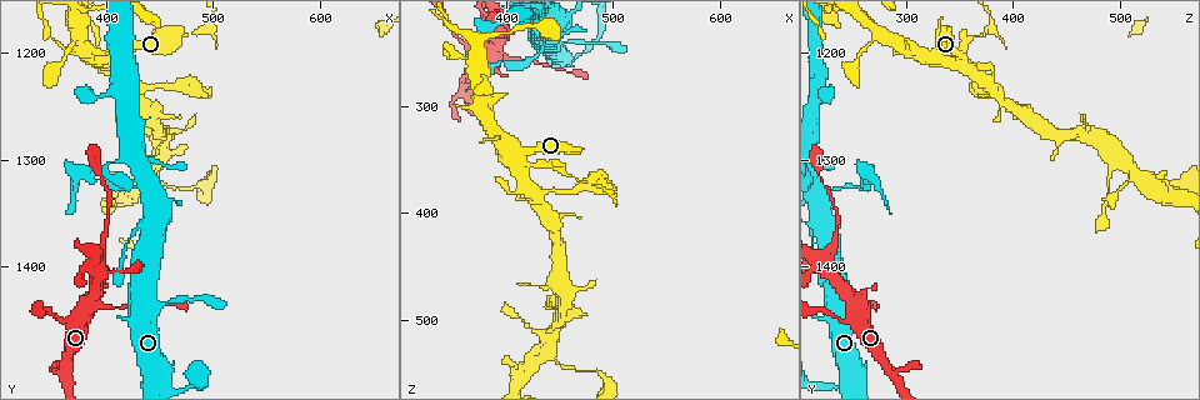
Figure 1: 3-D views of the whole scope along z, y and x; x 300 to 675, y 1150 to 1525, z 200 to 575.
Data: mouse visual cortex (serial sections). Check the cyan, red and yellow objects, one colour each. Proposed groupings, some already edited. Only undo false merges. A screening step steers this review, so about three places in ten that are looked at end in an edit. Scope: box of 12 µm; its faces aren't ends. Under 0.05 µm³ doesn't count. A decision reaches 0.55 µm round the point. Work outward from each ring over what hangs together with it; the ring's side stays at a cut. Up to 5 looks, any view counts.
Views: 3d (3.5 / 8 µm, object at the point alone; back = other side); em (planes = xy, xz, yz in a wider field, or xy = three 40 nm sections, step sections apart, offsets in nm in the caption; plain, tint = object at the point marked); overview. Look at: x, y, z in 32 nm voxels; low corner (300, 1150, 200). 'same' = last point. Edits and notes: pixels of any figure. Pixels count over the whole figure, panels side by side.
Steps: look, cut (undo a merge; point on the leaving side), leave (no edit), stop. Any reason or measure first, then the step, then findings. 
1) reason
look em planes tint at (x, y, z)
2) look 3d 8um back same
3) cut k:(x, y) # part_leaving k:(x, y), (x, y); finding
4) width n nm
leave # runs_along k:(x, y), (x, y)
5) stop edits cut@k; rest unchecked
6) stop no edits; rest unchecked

sharp bend
look 3d 8um at (392, 1320, 260)

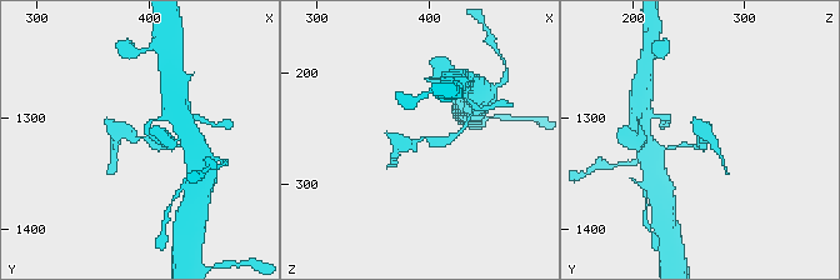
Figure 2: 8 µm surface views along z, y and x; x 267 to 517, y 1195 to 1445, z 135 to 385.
look 3d 3.5um back at (392, 1316, 260)

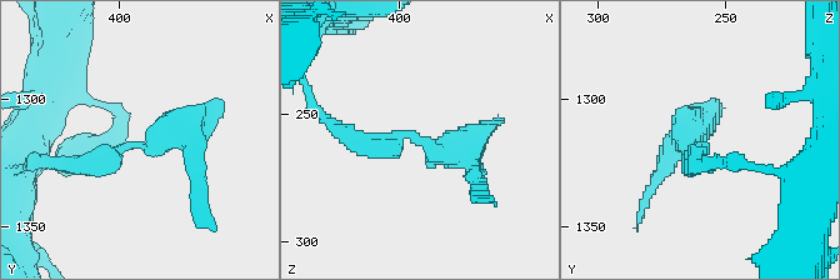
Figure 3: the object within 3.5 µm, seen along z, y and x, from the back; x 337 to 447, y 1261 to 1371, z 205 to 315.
arm_widths 250, 350 nm; now the EM
look em xy step 3 tint at (391, 1319, 262)

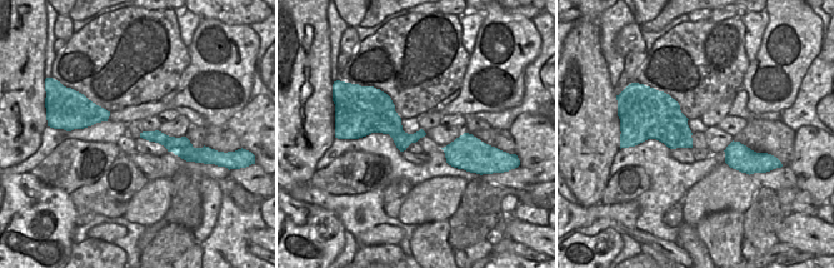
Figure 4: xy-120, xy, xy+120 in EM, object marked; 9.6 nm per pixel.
leave # continuous, no second cell

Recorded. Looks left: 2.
four-way junction
look 3d 3.5um at (414, 1208, 346)

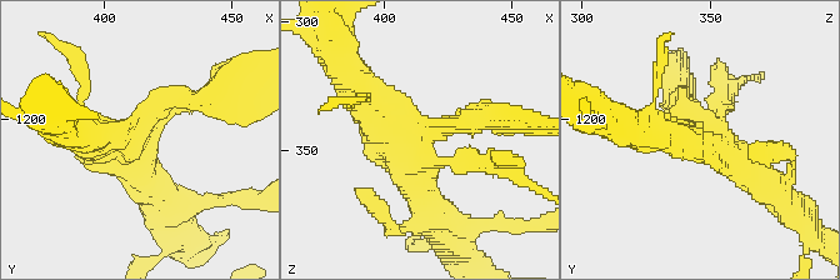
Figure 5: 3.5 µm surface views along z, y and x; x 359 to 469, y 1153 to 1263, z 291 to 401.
now the EM
look em xy step 5 tint at (411, 1207, 346)

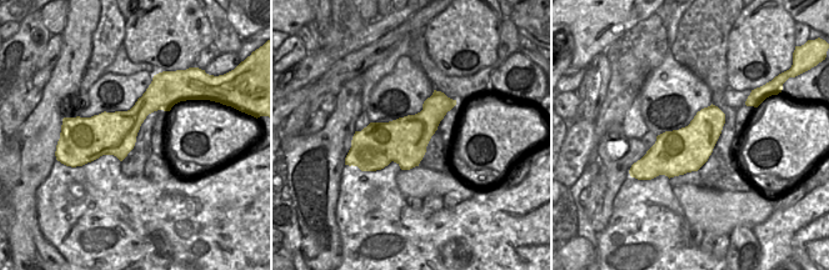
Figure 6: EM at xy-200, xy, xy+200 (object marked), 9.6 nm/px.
leave # continuous, no second cell

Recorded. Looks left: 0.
stop no edits; rest unchecked

